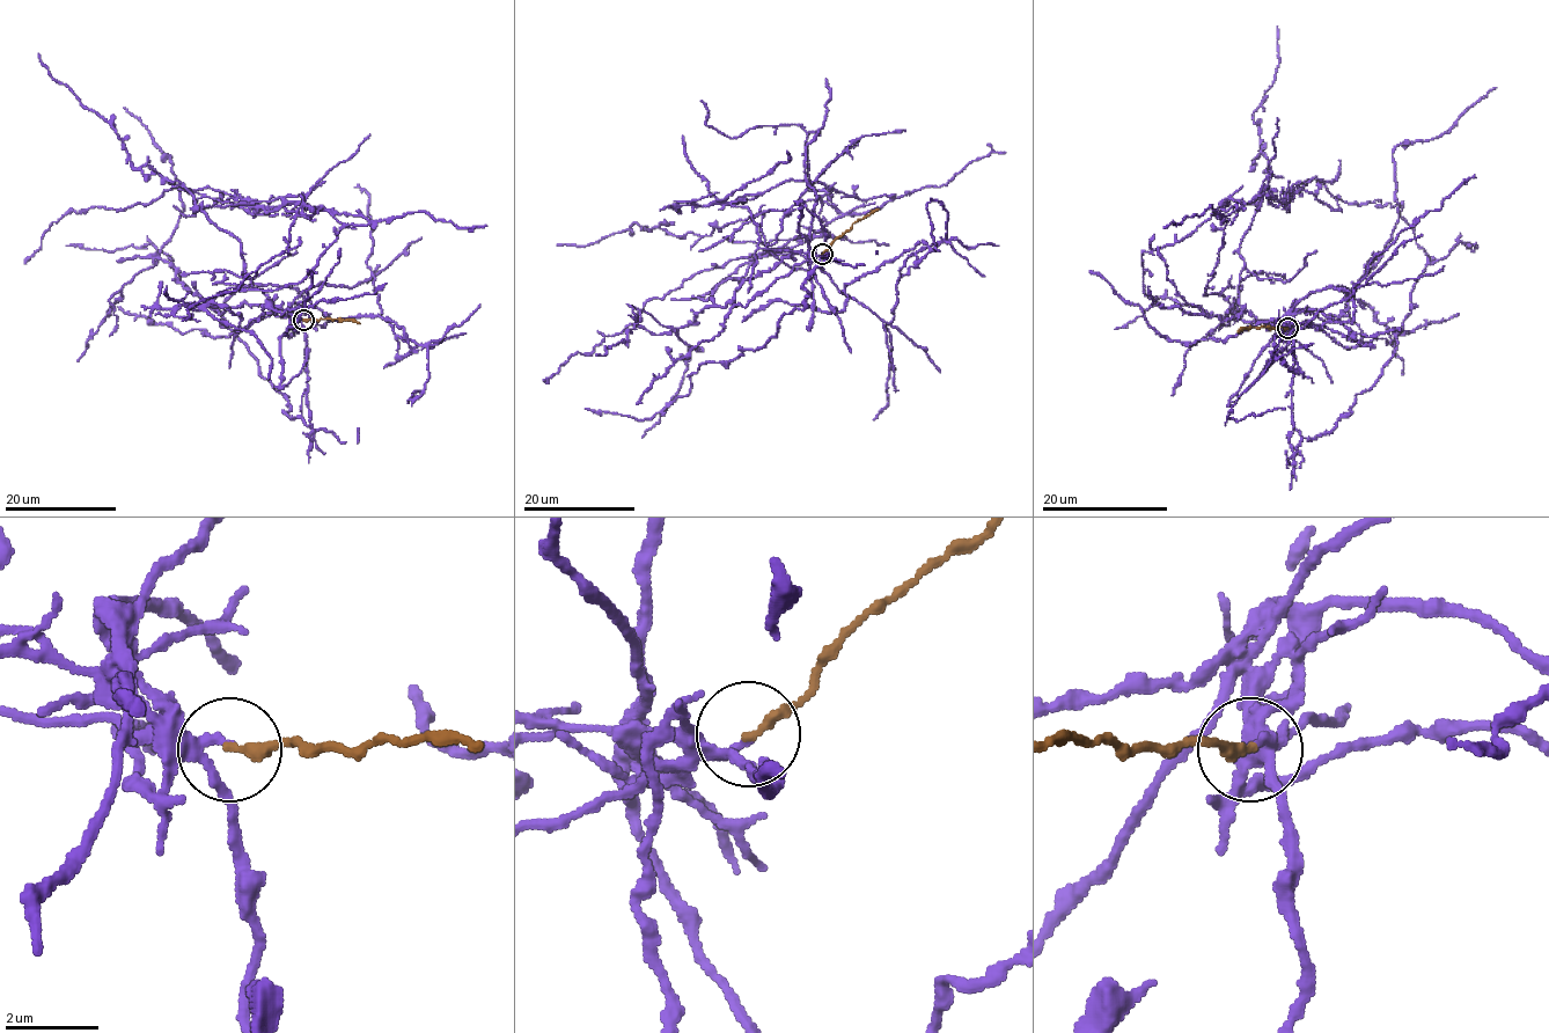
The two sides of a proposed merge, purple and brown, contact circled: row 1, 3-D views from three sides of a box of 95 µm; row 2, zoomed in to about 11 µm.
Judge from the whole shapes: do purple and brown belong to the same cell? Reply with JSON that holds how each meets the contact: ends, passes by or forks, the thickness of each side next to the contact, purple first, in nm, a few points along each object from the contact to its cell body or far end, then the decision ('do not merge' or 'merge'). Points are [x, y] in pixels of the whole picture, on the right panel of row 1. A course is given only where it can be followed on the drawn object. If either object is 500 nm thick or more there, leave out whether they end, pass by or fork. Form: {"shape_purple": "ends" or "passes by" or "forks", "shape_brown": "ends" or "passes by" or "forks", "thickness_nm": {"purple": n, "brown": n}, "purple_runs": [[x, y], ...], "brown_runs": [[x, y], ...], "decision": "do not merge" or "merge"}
{"shape_purple": "passes by", "shape_brown": "ends", "thickness_nm": {"purple": 160, "brown": 240}, "purple_runs": [[1287, 327], [1204, 294], [1221, 220], [1264, 193], [1312, 178], [1400, 204], [1431, 264]], "brown_runs": [[1287, 329], [1253, 327], [1238, 332]], "decision": "do not merge"}

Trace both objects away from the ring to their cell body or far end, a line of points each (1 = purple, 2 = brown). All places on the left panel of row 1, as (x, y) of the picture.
1: (302, 319), (272, 309), (241, 329), (213, 300), (298, 284), (371, 220), (174, 188), (68, 211), (24, 263)
2: (302, 321), (335, 319), (360, 323)

